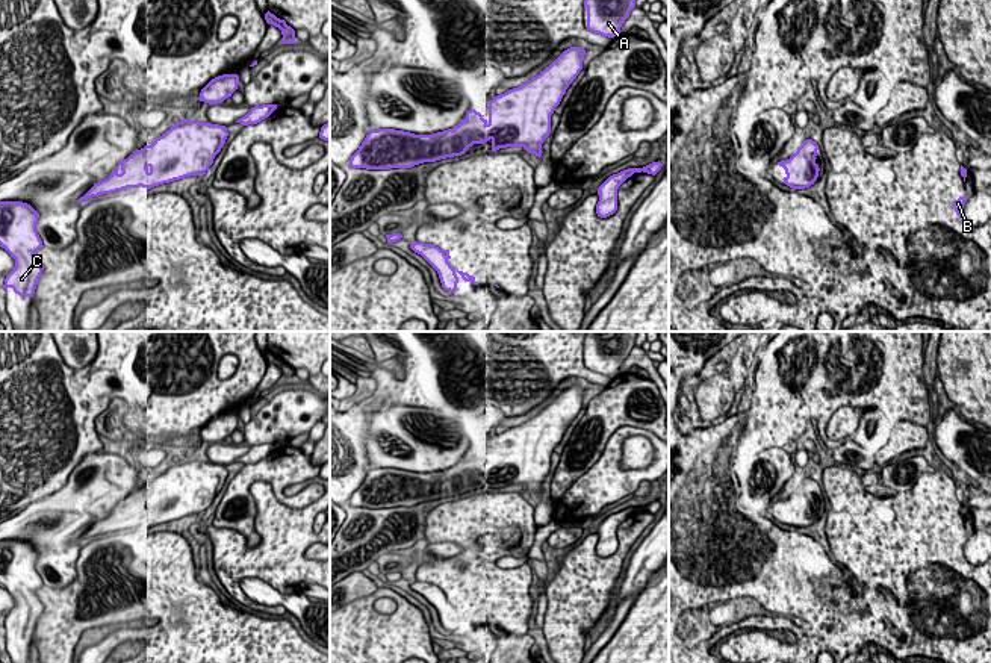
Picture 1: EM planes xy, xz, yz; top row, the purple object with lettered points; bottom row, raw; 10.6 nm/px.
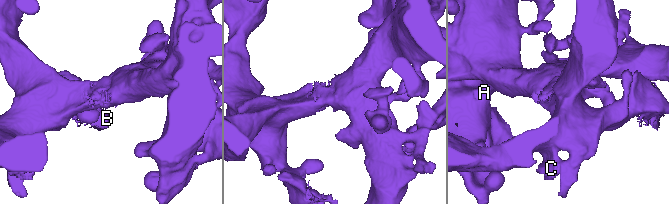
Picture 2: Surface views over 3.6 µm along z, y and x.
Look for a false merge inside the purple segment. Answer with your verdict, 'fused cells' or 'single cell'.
single cell

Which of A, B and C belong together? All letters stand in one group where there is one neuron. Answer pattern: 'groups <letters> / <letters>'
groups A B C

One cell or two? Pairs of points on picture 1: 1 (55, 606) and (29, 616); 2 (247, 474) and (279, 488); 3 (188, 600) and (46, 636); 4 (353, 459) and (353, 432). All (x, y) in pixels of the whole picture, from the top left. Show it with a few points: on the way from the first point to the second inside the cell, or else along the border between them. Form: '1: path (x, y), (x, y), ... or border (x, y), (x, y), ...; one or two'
1: border (43, 585), (37, 591), (41, 615), (31, 644); two
2: path (254, 474), (267, 474), (273, 480); one
3: path (153, 600), (80, 622); one
4: path (353, 453), (353, 438); one

